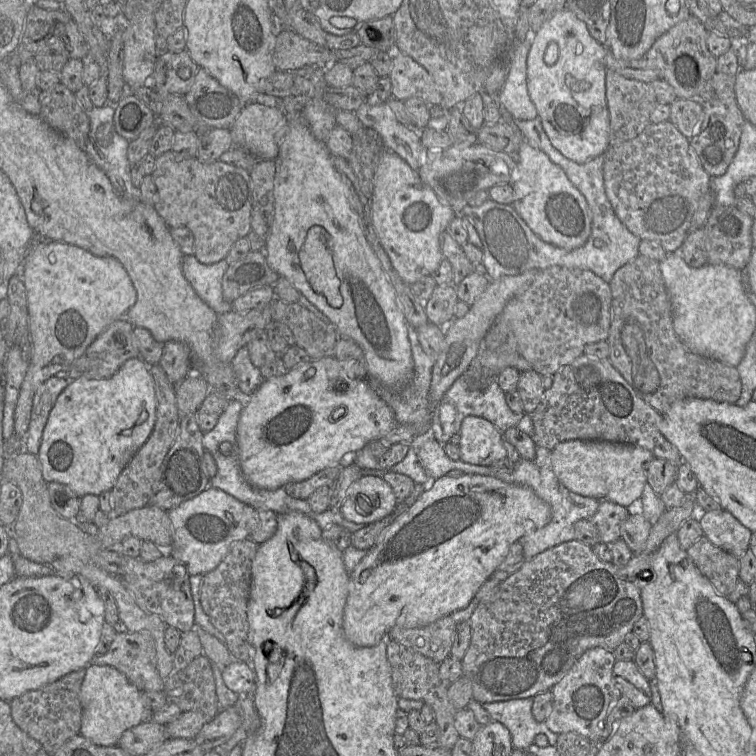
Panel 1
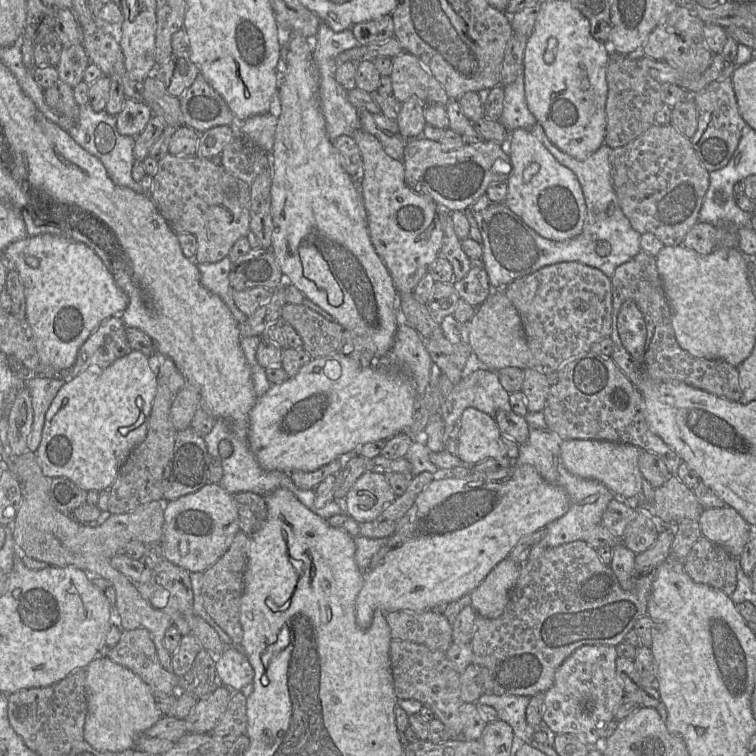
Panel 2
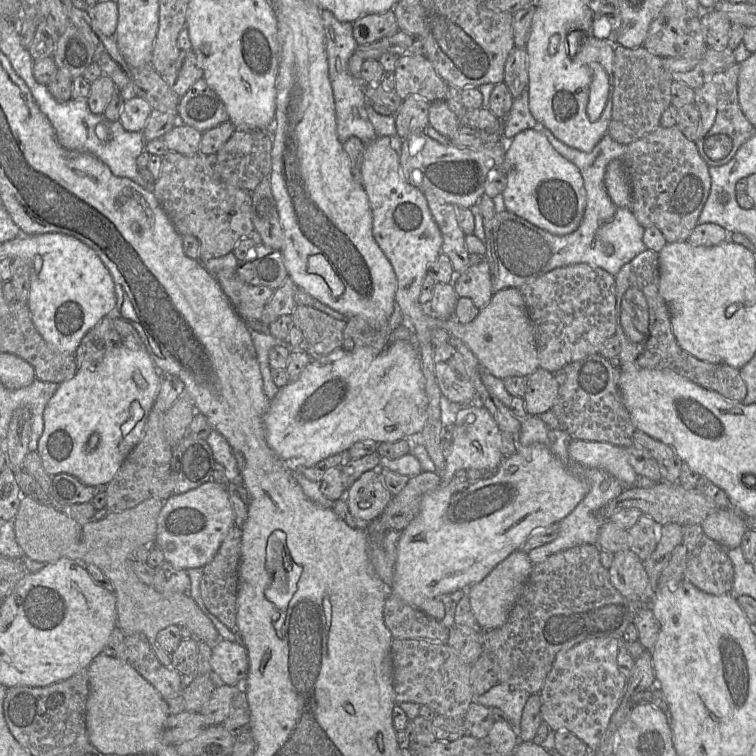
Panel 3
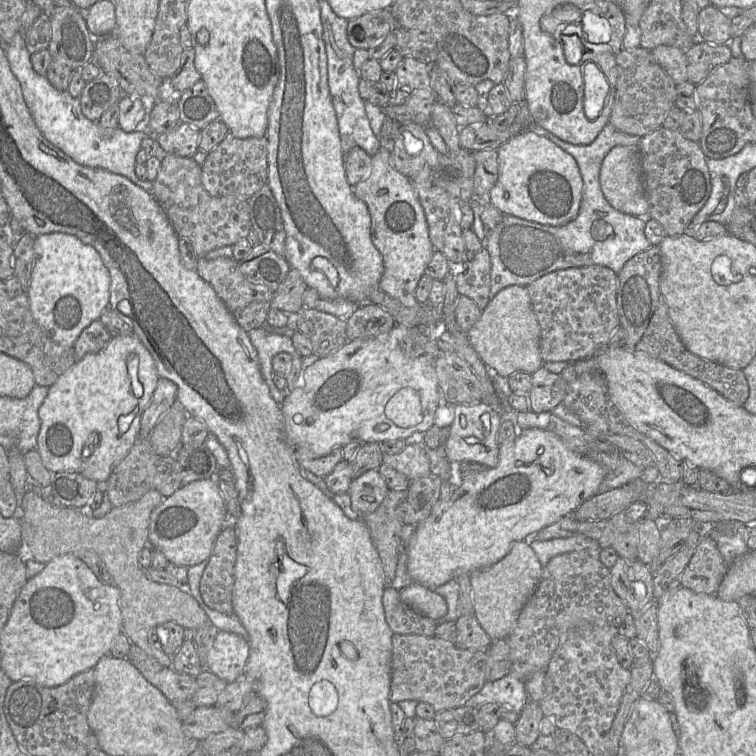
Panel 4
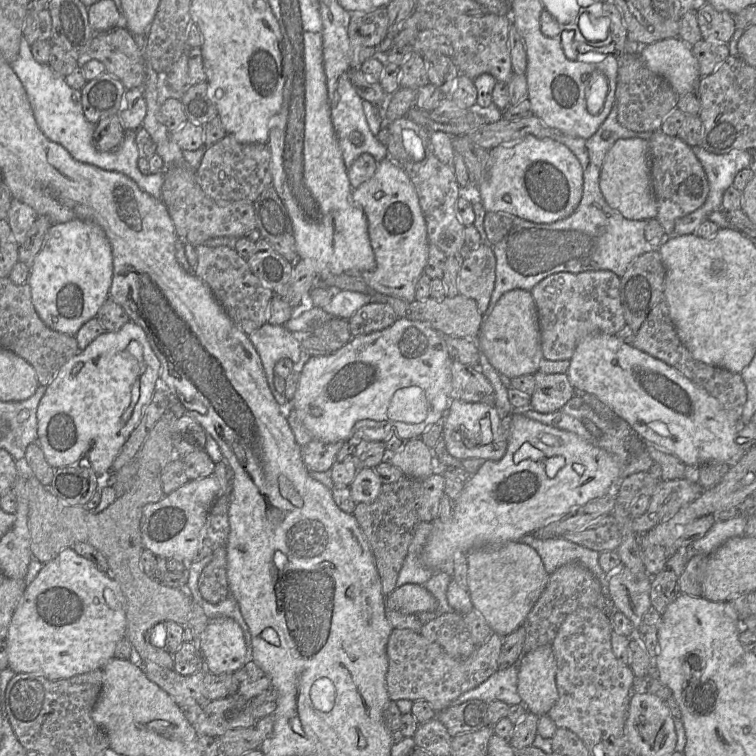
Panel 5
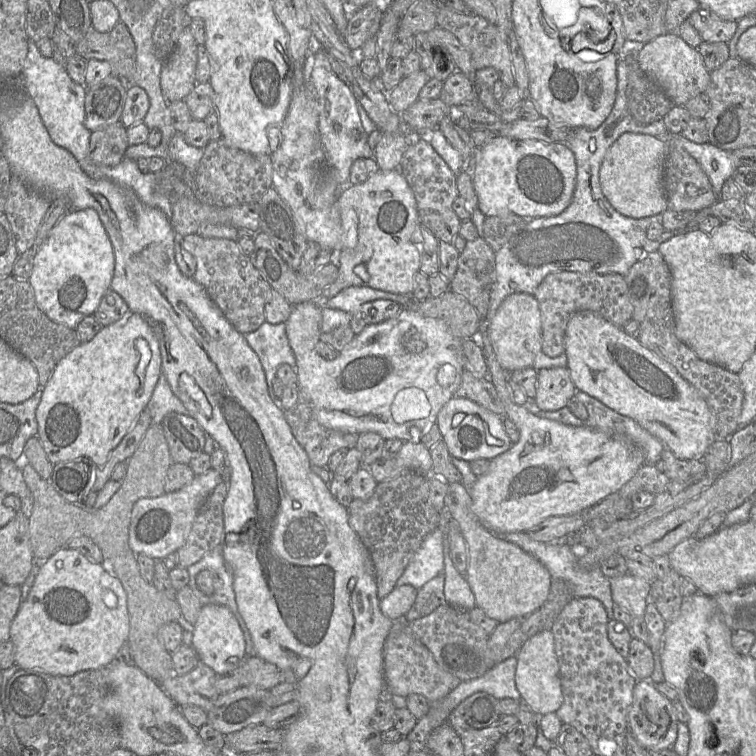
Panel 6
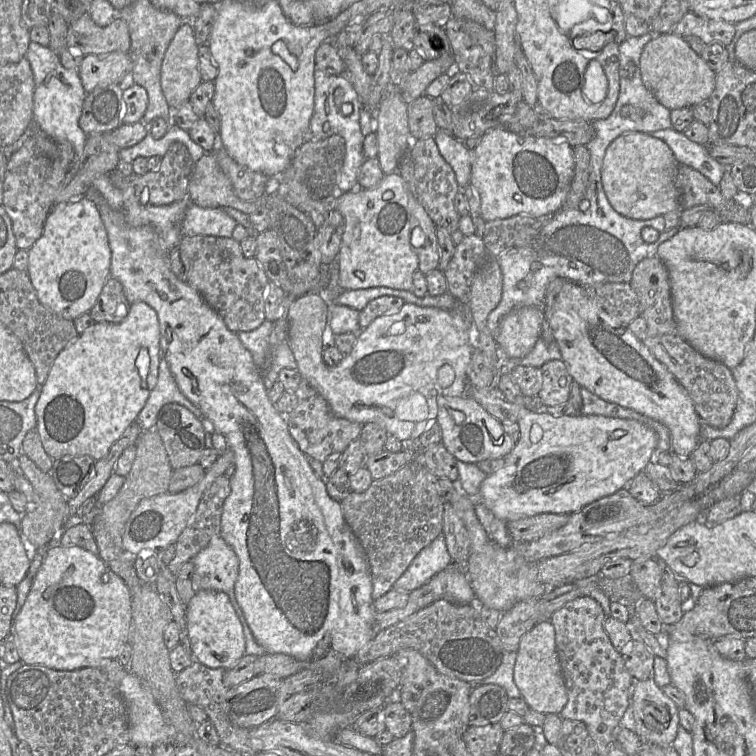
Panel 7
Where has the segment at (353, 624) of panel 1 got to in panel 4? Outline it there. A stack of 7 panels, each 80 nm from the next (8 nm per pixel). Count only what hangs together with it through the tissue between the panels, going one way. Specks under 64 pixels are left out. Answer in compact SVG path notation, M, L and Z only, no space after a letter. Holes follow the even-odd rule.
M527 428L521 431L517 430L516 439L513 442L505 442L500 445L499 462L496 467L484 468L473 476L468 476L463 480L461 487L455 490L448 500L438 500L429 517L417 525L408 544L407 570L411 579L414 583L421 584L434 590L436 587L441 586L450 580L456 580L460 575L470 575L474 571L488 568L496 564L508 554L515 543L524 541L527 537L538 533L545 527L568 515L572 515L580 505L598 493L605 474L606 470L604 467L593 457L588 454L581 454L573 451L555 433L537 428Z

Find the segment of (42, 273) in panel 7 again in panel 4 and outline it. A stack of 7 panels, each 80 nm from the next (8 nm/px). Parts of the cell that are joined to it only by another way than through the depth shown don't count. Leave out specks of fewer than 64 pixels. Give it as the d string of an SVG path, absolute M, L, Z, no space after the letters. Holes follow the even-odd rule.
M51 232L38 235L34 241L34 265L27 295L34 319L48 336L64 347L74 347L84 328L98 319L109 304L111 277L97 250L74 235Z

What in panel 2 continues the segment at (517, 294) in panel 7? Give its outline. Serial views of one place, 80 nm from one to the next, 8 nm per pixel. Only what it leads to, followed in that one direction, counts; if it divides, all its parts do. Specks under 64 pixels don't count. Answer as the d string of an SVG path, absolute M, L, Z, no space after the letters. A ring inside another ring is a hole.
M536 123L529 131L550 151L555 159L570 169L577 177L586 203L586 217L582 232L571 239L555 241L542 237L503 203L490 203L480 211L474 211L483 238L482 261L493 289L503 289L514 280L527 277L543 267L563 263L580 262L597 268L612 278L618 266L628 262L640 251L640 237L624 215L612 184L611 155L613 148L604 143L586 160L578 160L560 150L548 138L543 126Z

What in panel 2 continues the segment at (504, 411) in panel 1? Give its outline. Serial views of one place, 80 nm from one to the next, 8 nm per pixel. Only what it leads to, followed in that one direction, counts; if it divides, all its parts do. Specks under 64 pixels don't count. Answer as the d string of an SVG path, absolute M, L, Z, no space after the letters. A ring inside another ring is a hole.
M479 369L464 375L440 407L445 438L466 408L472 407L495 419L498 411L512 411L509 393L502 387L497 371Z

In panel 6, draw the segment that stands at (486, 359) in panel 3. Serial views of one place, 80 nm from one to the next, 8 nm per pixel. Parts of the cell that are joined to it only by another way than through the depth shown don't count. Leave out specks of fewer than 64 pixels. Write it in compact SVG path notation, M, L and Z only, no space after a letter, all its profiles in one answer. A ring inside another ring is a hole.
M522 292L507 296L487 323L487 335L497 361L508 374L532 367L536 356L542 352L541 313L535 296Z

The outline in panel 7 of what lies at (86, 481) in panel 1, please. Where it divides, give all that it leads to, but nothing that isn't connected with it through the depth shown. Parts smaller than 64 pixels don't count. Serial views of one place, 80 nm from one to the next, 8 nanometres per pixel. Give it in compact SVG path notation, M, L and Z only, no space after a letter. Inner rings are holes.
M137 301L130 305L127 316L119 323L109 322L95 322L92 326L87 328L83 333L79 334L76 339L69 343L64 349L62 349L54 360L52 367L48 373L48 377L40 391L40 397L35 406L35 413L37 417L37 432L40 436L42 445L46 453L53 459L59 459L63 456L83 456L88 455L94 458L96 461L105 457L111 446L122 436L124 431L137 420L137 417L143 407L145 406L147 399L157 384L159 376L159 365L161 359L160 348L160 326L156 311L148 305L146 302ZM141 348L147 348L150 365L146 378L142 378L136 368L136 358Z

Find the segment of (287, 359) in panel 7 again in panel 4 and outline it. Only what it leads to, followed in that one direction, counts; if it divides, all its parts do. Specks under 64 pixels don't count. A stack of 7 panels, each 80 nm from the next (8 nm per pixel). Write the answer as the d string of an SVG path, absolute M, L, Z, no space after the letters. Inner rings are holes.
M263 327L253 328L248 336L258 352L259 364L273 399L281 405L287 391L281 391L273 381L272 359L280 352L287 352L292 356L297 352L290 336L267 331Z

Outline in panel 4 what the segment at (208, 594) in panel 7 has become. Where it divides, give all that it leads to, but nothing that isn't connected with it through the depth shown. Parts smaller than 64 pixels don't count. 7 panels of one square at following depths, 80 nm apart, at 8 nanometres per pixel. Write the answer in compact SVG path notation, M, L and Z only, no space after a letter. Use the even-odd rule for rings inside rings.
M216 631L205 661L205 670L231 683L245 673L248 658L249 644L242 636Z

